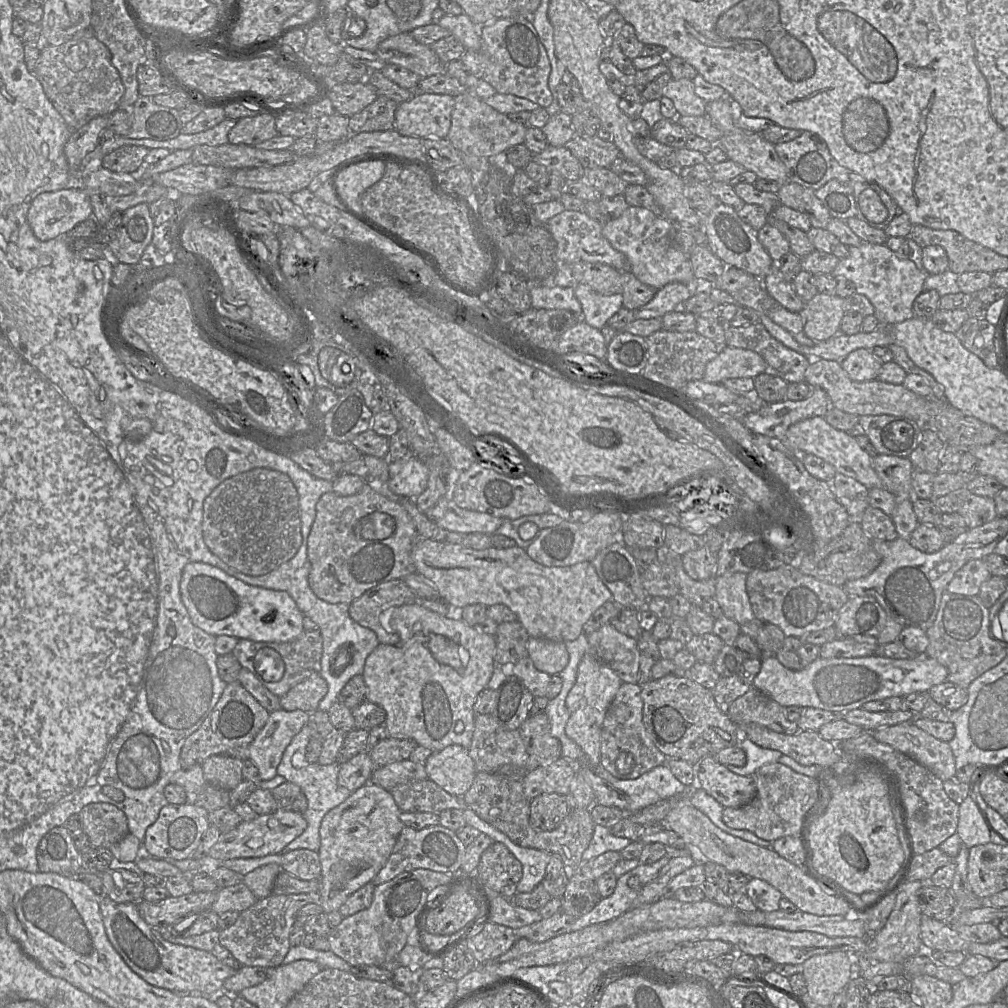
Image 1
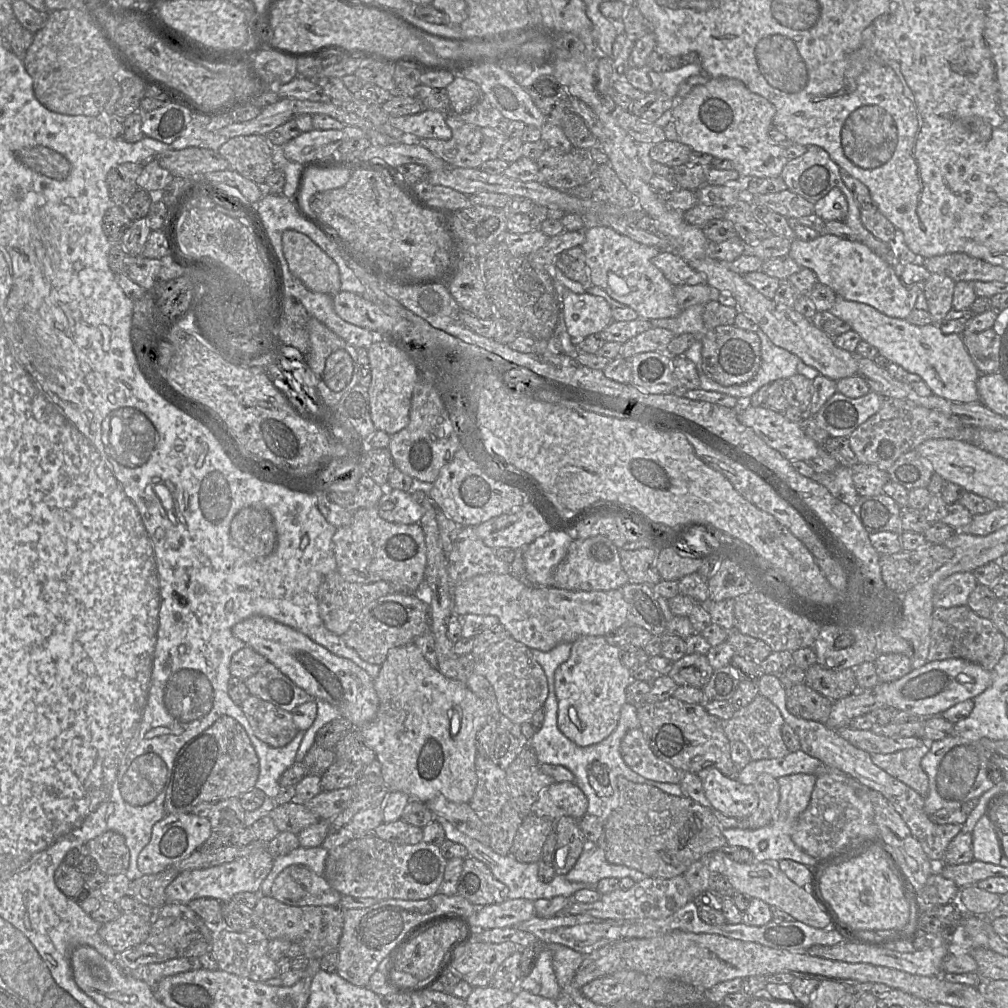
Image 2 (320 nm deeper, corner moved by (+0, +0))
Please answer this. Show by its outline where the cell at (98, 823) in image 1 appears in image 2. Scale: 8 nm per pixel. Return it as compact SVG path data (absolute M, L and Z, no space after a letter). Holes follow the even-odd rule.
M108 831L84 845L95 861L97 869L106 876L125 874L130 863L130 852L121 834Z

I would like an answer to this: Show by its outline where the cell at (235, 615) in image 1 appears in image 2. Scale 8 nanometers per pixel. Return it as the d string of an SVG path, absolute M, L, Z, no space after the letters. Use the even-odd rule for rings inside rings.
M253 616L237 623L233 634L277 666L313 699L322 699L349 720L354 729L371 722L377 713L379 699L370 675L344 657L337 656L305 634L263 616Z

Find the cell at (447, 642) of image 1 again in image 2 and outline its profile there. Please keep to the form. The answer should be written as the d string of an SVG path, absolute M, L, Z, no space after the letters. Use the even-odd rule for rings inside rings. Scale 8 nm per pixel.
M414 642L404 646L395 647L388 651L386 660L380 665L378 676L373 679L374 689L379 699L379 706L375 718L361 726L358 730L364 743L371 748L376 759L381 764L381 777L390 791L403 792L409 796L409 800L416 800L426 803L438 795L444 796L451 802L469 803L477 785L477 775L475 770L476 759L476 735L479 730L489 722L489 711L478 696L476 696L466 684L446 678L440 671L433 668L422 655L420 649Z

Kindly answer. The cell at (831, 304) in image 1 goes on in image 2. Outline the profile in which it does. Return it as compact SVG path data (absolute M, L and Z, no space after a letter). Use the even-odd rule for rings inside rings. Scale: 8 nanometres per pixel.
M836 296L830 312L847 322L861 339L874 346L888 361L917 374L934 395L957 403L979 402L977 380L980 373L968 354L960 334L944 334L939 324L917 326L906 319L887 316L875 308Z

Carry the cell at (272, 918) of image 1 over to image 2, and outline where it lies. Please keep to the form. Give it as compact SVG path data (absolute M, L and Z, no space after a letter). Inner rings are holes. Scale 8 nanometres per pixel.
M252 927L243 932L235 932L230 929L213 930L211 951L219 970L255 982L265 983L276 977L277 972L277 963L268 954L269 942L270 940L257 927Z

